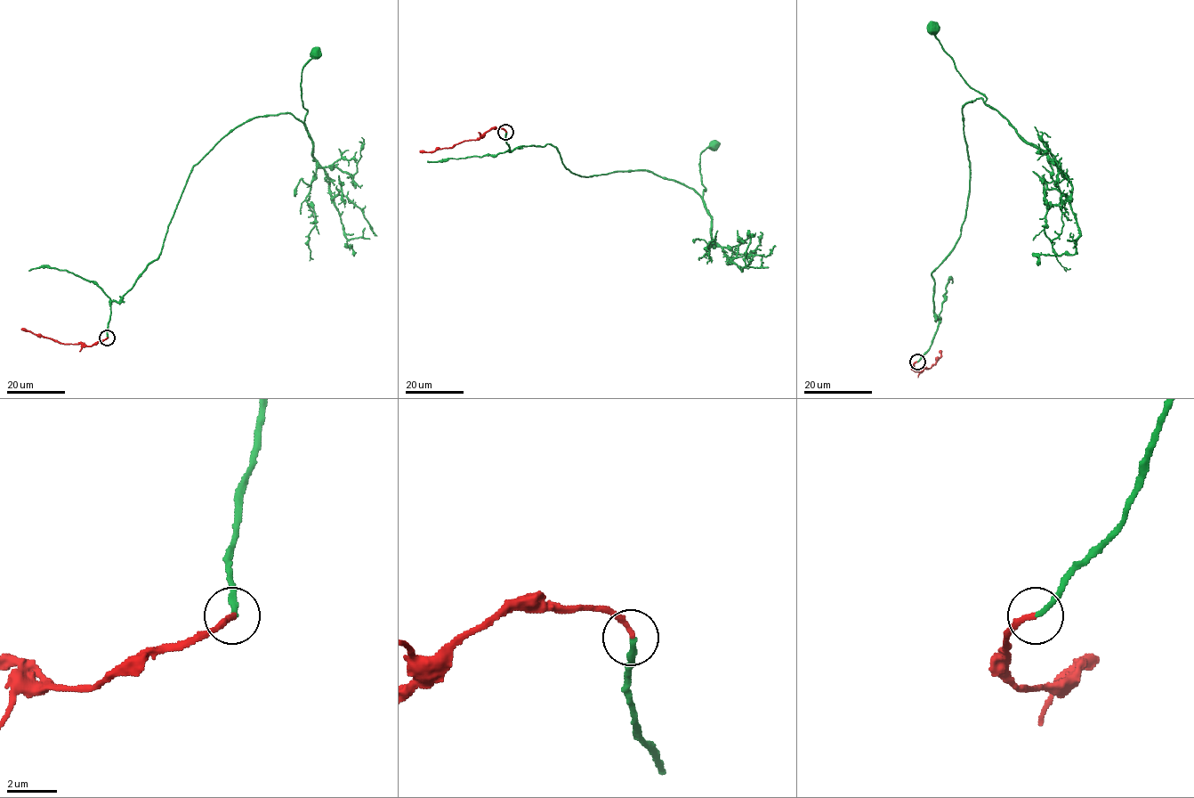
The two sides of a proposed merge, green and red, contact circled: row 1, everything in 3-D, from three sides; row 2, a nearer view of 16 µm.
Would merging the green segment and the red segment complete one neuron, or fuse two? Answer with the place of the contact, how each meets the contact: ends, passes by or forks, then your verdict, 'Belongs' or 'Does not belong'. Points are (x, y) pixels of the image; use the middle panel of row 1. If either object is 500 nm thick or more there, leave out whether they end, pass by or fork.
Place: (505, 132). At the ring green ends. At the ring red ends. Belongs

